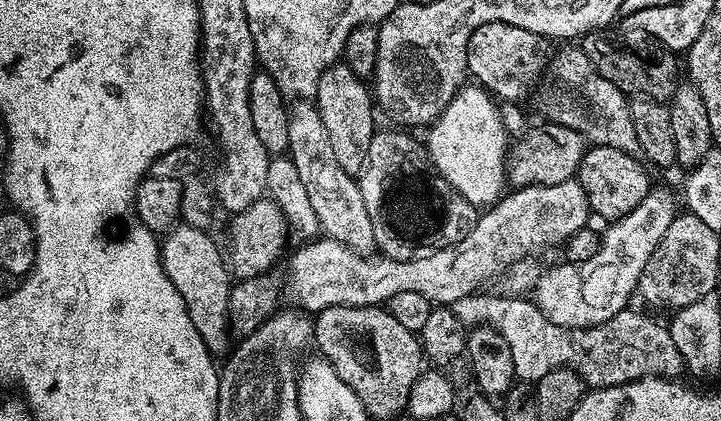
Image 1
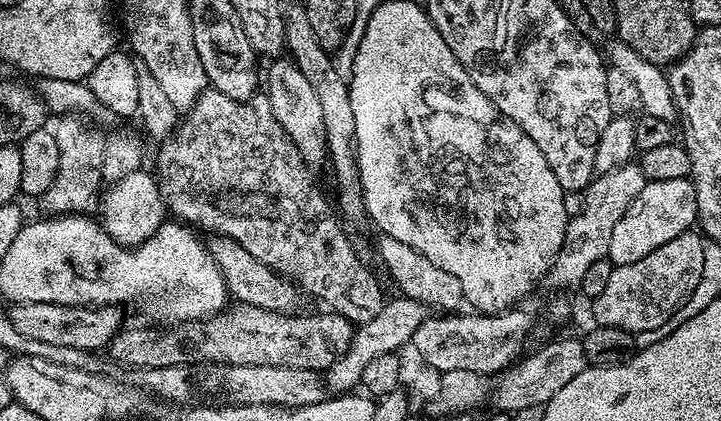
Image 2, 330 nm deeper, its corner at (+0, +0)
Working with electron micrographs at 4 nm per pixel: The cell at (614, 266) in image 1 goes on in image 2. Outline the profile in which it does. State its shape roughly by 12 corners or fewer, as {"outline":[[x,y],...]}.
{"outline":[[691,179],[647,181],[607,257],[638,262],[696,223]]}

